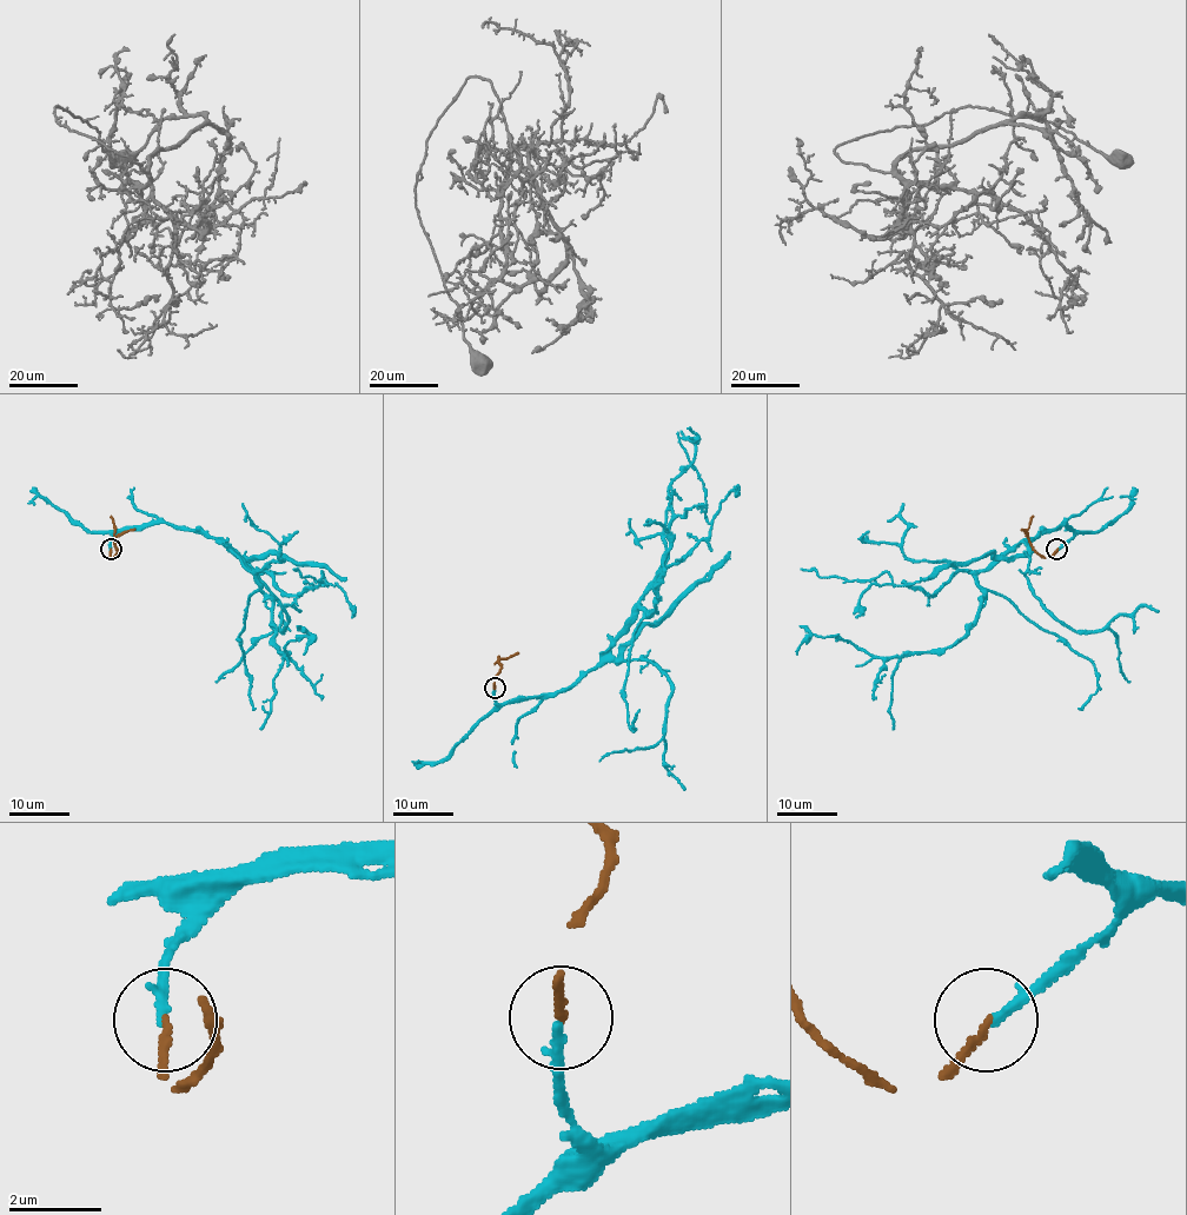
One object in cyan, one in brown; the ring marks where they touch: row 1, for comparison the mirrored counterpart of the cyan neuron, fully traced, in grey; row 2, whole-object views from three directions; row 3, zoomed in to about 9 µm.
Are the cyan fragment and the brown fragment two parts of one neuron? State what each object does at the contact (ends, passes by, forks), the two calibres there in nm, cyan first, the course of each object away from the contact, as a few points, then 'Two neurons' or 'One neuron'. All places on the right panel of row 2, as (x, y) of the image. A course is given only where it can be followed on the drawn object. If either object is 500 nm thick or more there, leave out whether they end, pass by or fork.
At the ring cyan ends. At the ring brown ends. Thickness 200 nm (cyan) against 140 nm. Course of cyan: (1058, 549), (1073, 532), (1062, 522), (977, 575), (979, 618), (952, 645), (887, 657), (810, 635), (796, 655). Course of brown: (1056, 549), (1050, 557), (1043, 557), (1034, 549), (1025, 532), (1033, 516). One neuron

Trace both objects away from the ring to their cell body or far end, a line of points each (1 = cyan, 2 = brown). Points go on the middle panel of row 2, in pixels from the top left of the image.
1: (495, 689), (502, 704), (570, 689), (638, 609), (655, 611), (669, 485), (693, 462), (687, 427)
2: (495, 688), (501, 665), (498, 656), (495, 664)

